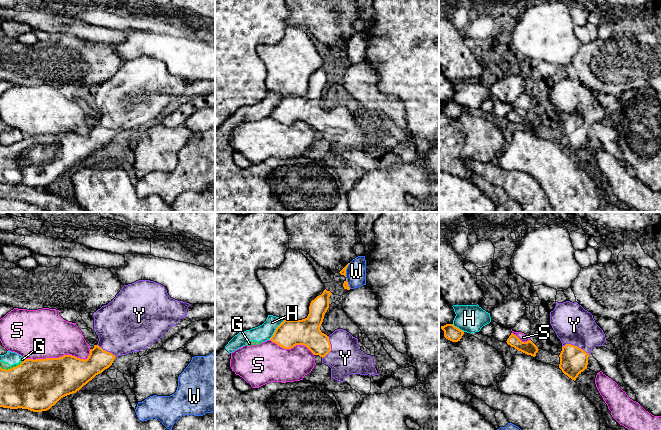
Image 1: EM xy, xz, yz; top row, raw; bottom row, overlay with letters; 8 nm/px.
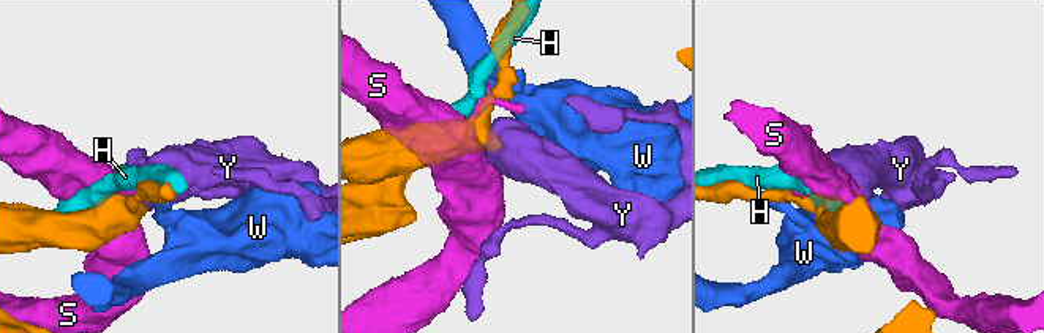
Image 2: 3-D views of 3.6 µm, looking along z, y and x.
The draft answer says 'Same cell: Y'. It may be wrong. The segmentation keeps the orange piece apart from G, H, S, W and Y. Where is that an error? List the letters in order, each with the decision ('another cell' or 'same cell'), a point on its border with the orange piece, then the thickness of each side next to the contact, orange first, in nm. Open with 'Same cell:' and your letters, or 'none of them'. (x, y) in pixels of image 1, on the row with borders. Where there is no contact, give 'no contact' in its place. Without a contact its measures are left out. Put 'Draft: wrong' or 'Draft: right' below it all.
Same cell: Y
G: another cell; contact xy (13, 367); calibres 420 and 60 nm
H: another cell; contact xz (275, 330); calibres 220 and 140 nm
S: another cell; contact xy (60, 357); calibres 380 and 400 nm
W: another cell; contact xz (345, 276); calibres 50 and 160 nm
Y: same cell; contact yz (576, 346); calibres 220 and 320 nm
Draft: right

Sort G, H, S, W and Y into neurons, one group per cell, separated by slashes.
G H / S / W / Y

